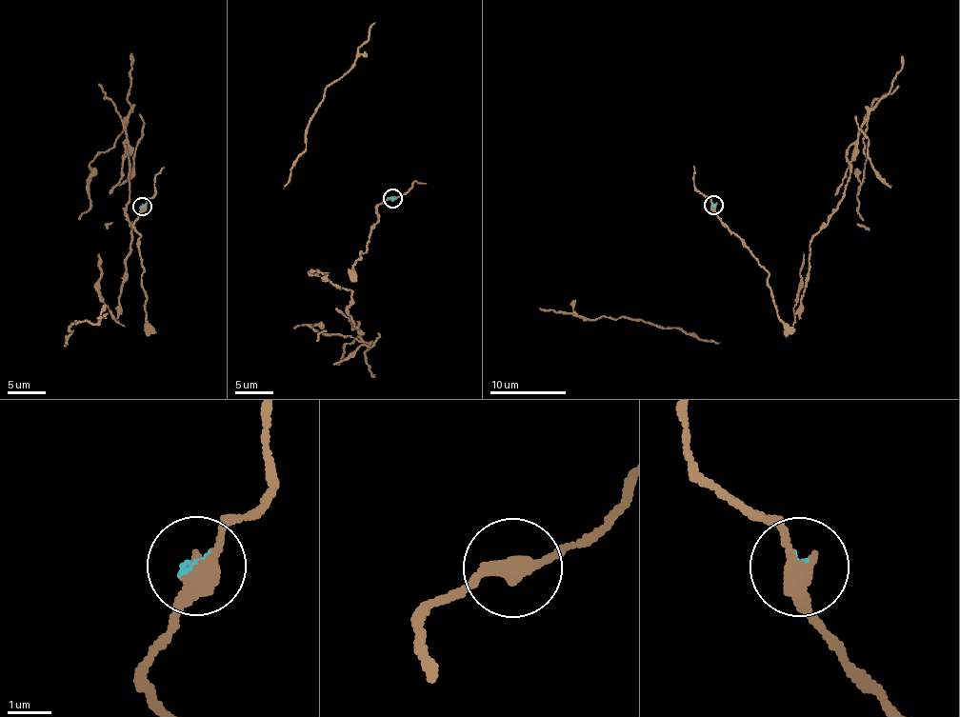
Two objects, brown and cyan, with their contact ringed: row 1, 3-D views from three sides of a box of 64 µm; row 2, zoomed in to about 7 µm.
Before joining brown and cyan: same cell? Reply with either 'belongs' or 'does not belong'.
does not belong

